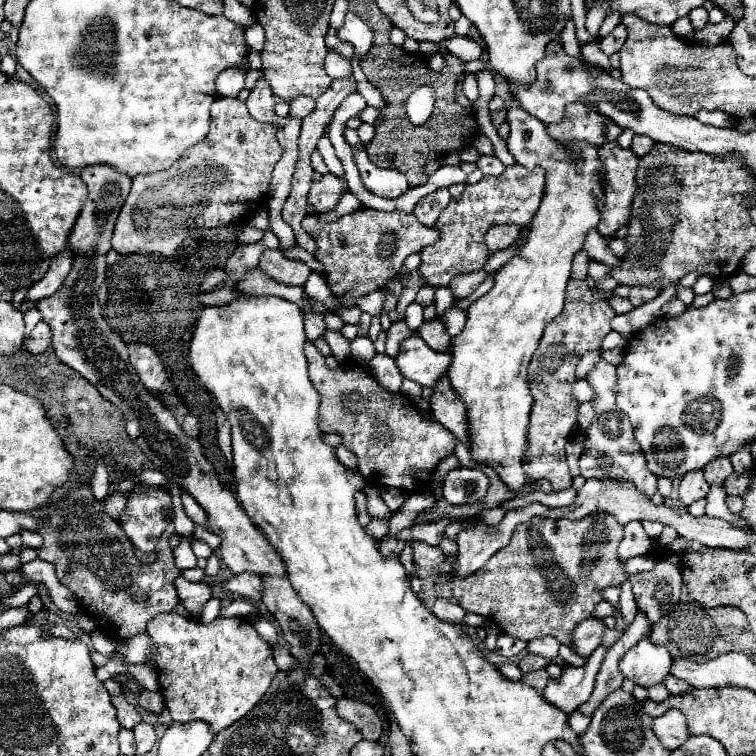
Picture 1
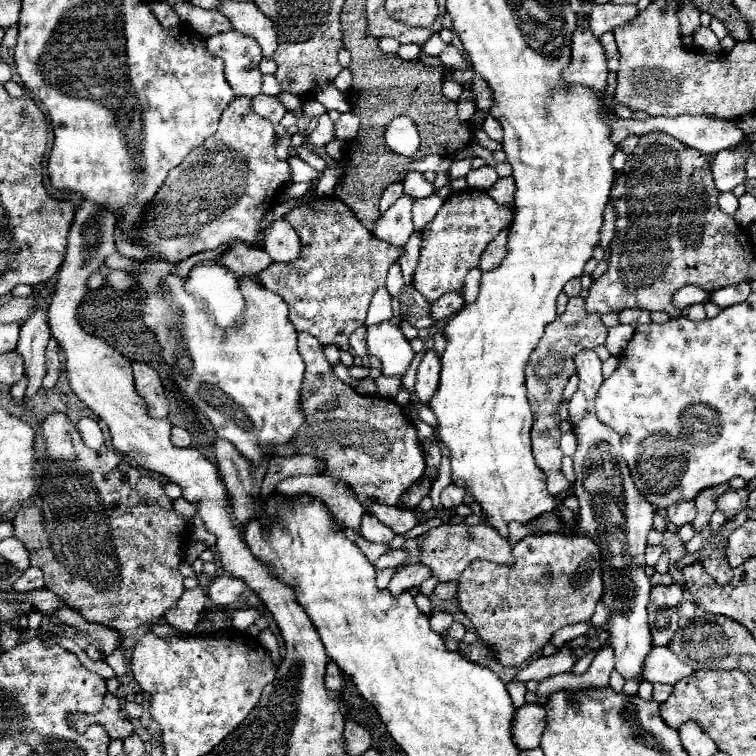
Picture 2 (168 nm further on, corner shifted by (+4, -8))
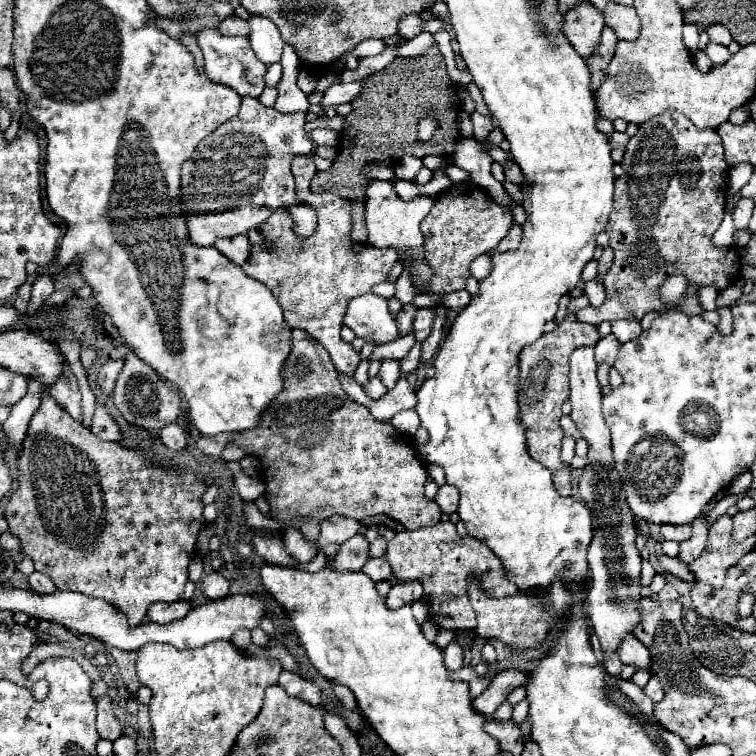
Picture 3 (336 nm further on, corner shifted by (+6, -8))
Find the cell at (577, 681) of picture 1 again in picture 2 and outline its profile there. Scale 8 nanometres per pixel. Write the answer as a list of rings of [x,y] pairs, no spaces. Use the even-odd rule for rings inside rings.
[[[525,704],[515,712],[515,720],[511,722],[511,736],[519,750],[537,748],[541,740],[541,732],[545,726],[545,708],[537,704]]]

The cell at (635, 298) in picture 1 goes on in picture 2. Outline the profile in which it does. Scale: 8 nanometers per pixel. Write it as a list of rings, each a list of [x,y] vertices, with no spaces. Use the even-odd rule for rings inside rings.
[[[623,310],[619,312],[619,322],[637,328],[639,324],[649,324],[651,318],[649,318],[649,312],[643,312],[643,310]]]

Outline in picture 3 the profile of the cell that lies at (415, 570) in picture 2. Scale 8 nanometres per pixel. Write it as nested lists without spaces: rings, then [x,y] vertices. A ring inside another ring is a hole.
[[[409,580],[409,584],[393,584],[387,594],[387,604],[391,610],[401,608],[403,604],[411,604],[419,600],[423,594],[423,586],[419,580]]]

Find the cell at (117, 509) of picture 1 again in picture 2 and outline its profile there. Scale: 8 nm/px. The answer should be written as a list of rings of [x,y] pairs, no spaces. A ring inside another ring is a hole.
[[[183,498],[173,500],[173,508],[175,508],[175,512],[177,512],[179,516],[183,516],[183,518],[191,518],[191,516],[195,514],[193,506],[191,506],[187,500],[183,500]]]

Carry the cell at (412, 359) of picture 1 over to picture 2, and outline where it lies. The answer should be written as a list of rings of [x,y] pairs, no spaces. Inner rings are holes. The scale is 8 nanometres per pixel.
[[[391,322],[367,326],[367,352],[383,362],[385,376],[403,376],[413,360],[413,350],[401,328]]]

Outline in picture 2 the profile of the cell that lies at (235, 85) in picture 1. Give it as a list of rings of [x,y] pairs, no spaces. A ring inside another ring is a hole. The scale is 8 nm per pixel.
[[[231,30],[219,36],[209,36],[207,50],[211,52],[211,56],[223,60],[225,78],[237,92],[237,96],[255,98],[257,94],[261,94],[261,52],[255,40]]]

